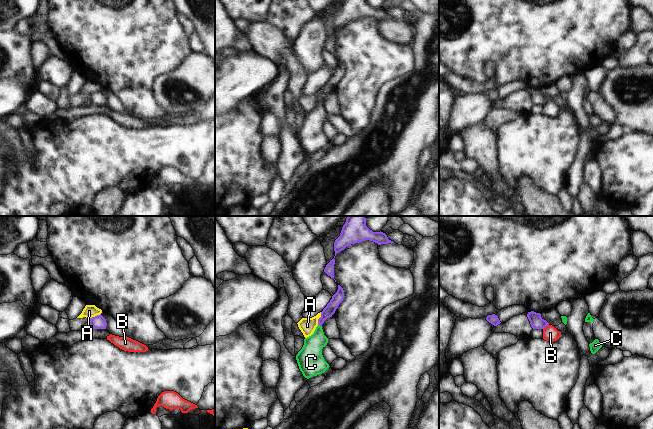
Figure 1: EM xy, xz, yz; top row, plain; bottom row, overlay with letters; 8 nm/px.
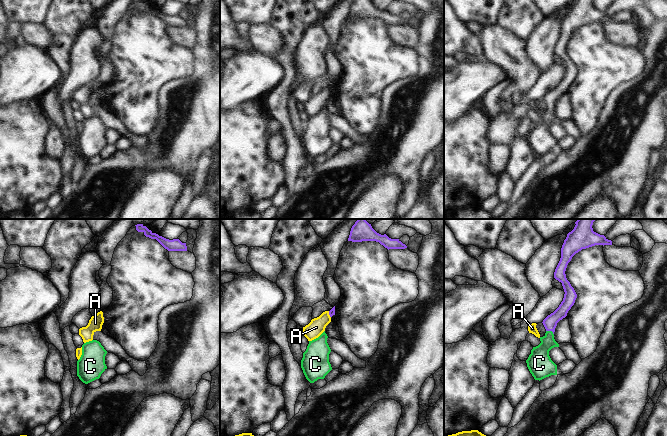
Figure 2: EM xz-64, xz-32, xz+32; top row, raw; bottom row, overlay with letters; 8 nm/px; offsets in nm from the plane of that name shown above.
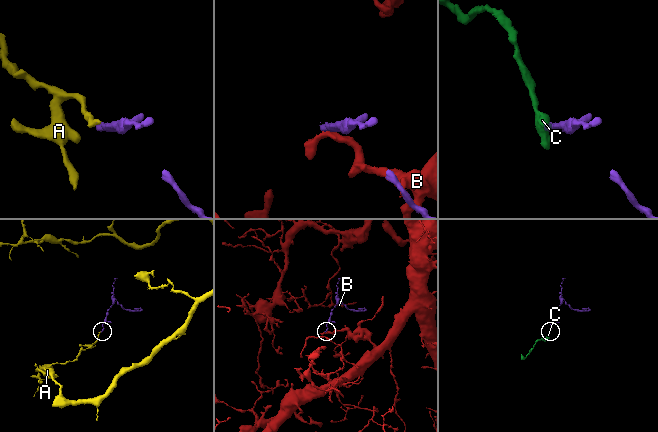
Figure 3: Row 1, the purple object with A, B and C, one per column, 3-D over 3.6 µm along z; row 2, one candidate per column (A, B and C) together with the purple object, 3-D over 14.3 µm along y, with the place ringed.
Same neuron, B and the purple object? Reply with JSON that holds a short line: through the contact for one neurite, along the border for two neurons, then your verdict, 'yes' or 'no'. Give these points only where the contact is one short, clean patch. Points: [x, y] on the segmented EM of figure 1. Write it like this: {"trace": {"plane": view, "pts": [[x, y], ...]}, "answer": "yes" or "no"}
{"trace": {"plane": "yz", "pts": [[548, 324], [543, 329]]}, "answer": "no"}

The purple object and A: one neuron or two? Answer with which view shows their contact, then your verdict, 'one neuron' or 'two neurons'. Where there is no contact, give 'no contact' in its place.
contact in xz; two neurons

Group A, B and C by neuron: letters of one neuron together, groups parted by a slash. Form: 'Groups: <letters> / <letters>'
Groups: A / B / C.

